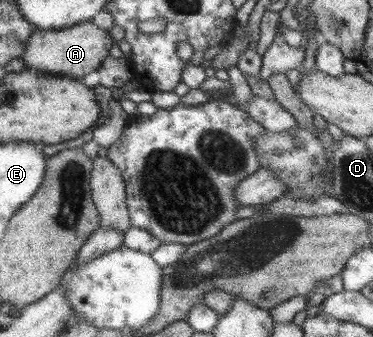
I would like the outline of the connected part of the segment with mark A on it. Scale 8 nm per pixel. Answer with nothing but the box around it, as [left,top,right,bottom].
[19,21,113,79]

